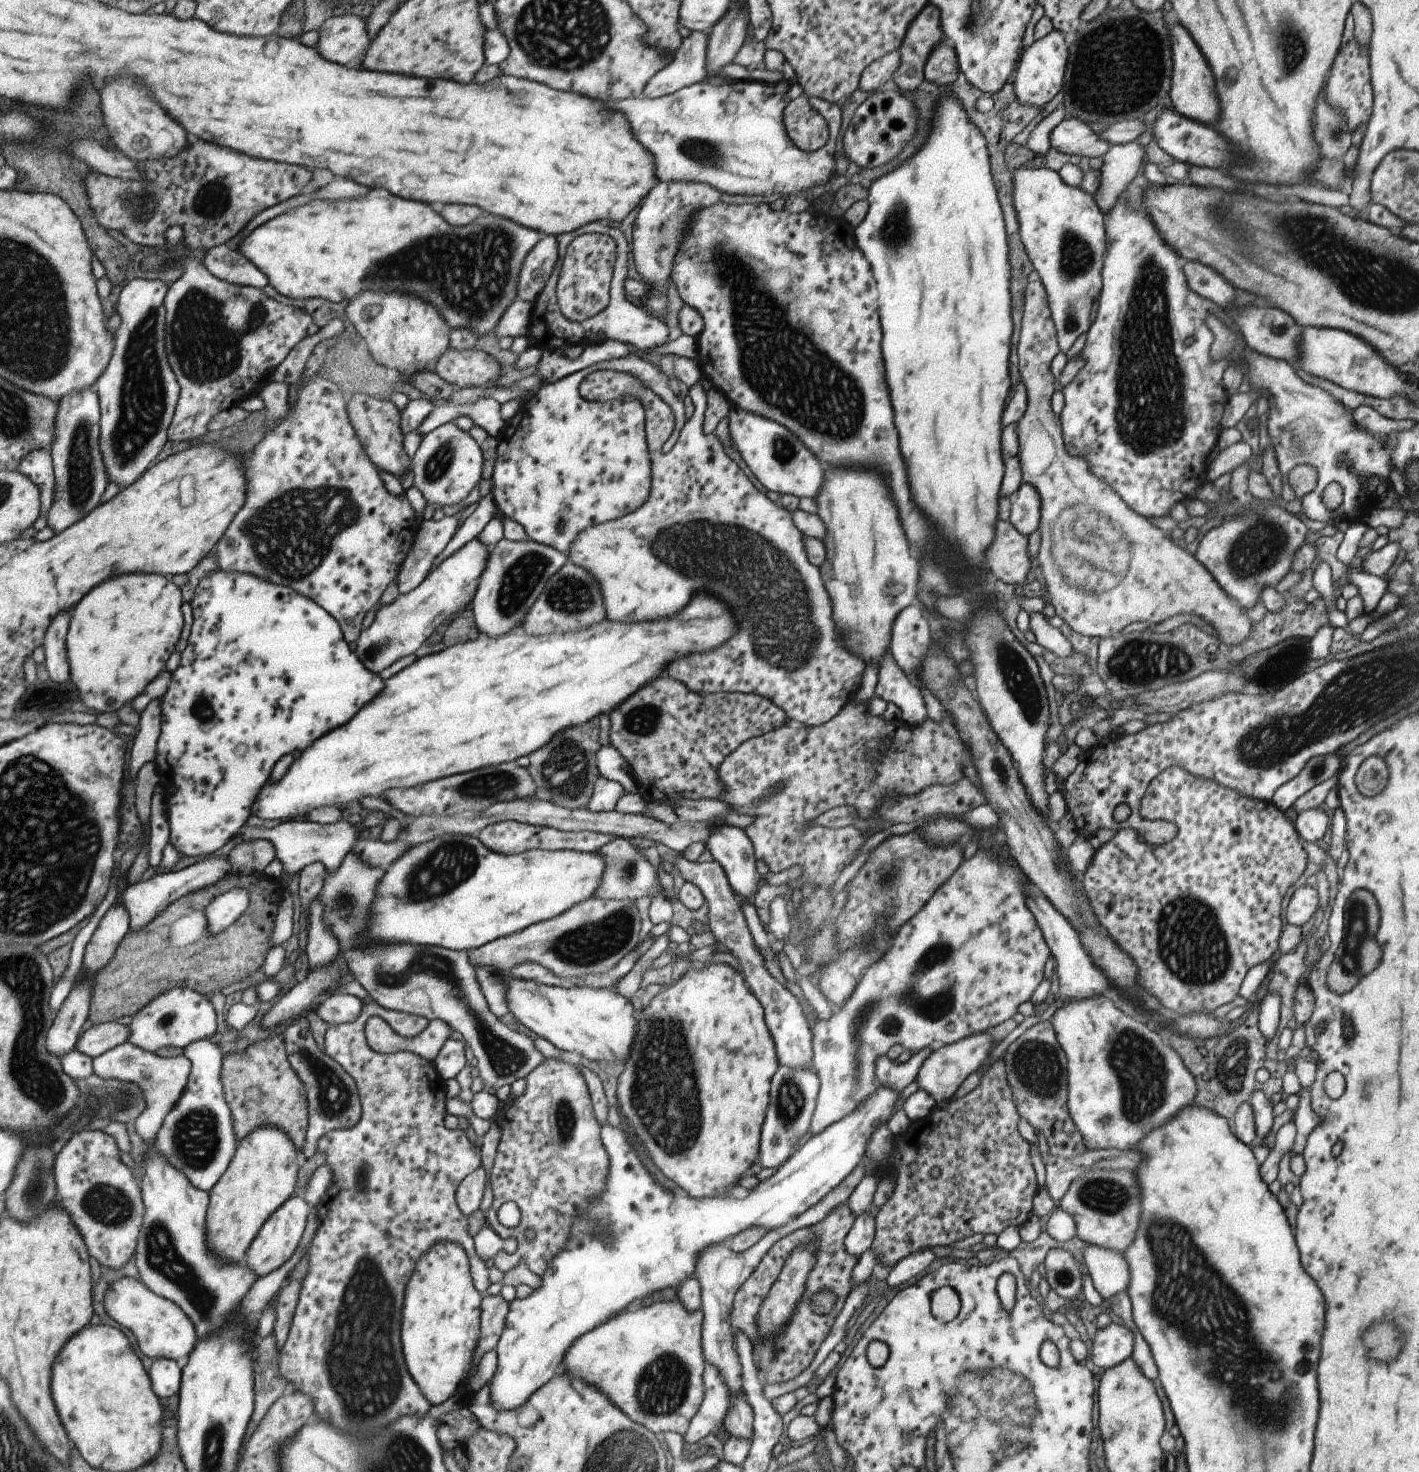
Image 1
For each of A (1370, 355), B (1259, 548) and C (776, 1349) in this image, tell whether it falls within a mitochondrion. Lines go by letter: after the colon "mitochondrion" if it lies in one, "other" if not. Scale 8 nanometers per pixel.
A: other
B: mitochondrion
C: mitochondrion

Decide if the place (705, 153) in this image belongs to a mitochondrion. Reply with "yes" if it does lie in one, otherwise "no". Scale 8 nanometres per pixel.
yes

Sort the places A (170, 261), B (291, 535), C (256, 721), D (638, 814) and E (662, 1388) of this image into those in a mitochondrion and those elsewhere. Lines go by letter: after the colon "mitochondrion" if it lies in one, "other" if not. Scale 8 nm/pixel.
A: other
B: mitochondrion
C: other
D: other
E: mitochondrion

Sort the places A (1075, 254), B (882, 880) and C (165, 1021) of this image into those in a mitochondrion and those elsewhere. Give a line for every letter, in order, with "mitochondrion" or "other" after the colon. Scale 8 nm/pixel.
A: mitochondrion
B: mitochondrion
C: mitochondrion

